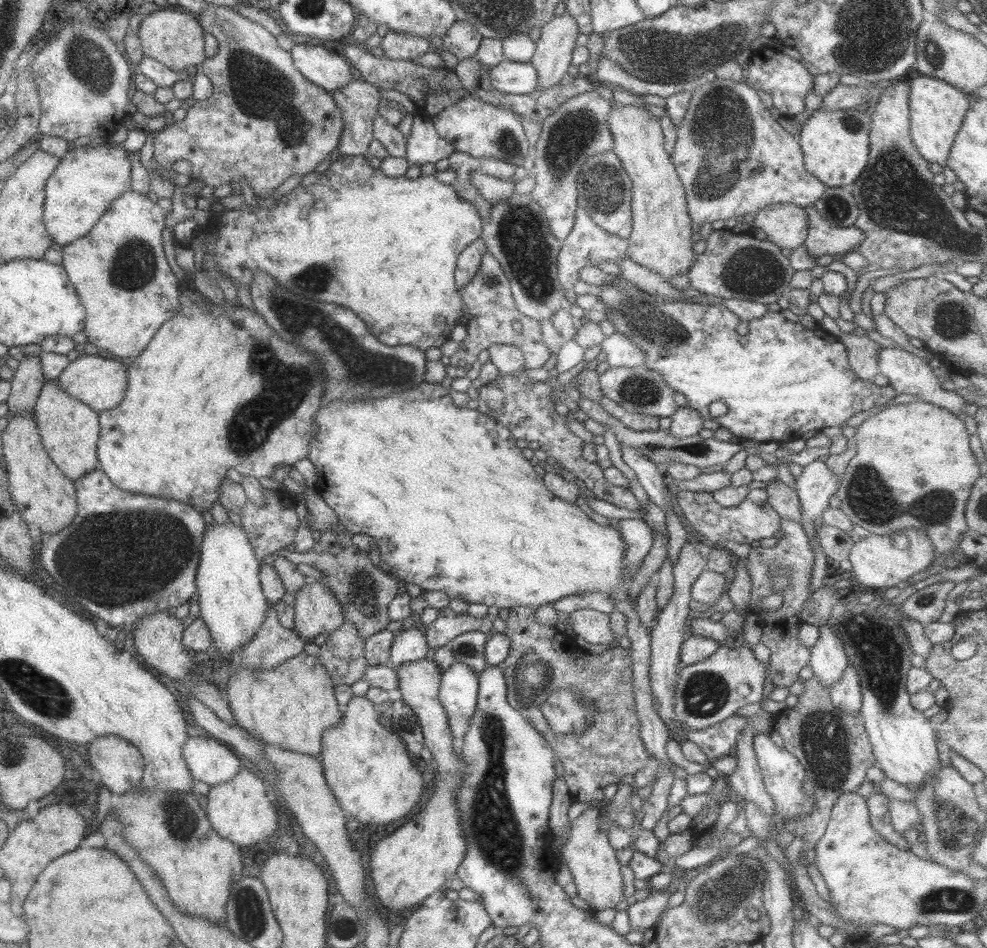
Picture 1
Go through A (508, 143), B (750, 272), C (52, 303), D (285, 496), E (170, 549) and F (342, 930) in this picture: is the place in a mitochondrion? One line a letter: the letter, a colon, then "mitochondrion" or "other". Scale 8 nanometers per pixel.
A: mitochondrion
B: mitochondrion
C: other
D: other
E: mitochondrion
F: mitochondrion

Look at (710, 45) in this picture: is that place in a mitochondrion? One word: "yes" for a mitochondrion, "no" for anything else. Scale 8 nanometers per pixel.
yes

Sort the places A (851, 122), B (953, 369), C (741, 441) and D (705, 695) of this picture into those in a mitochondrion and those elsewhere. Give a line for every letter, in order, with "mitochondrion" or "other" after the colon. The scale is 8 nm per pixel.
A: mitochondrion
B: other
C: other
D: mitochondrion

